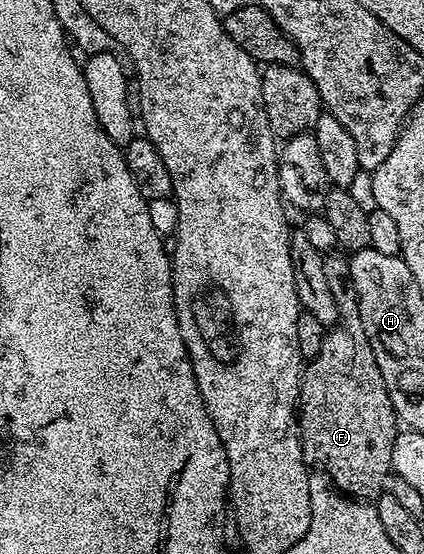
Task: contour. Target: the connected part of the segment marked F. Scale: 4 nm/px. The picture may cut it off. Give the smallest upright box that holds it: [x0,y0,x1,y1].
[301,250,399,498]

